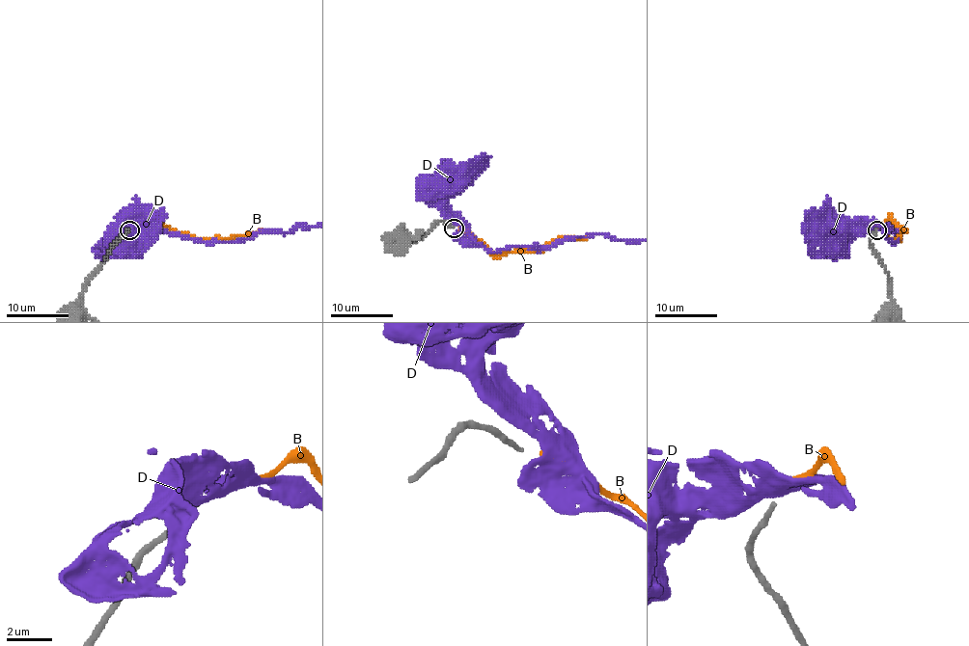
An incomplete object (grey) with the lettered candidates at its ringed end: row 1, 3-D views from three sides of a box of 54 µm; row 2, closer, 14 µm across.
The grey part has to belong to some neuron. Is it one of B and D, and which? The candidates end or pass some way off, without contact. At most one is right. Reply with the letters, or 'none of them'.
B

